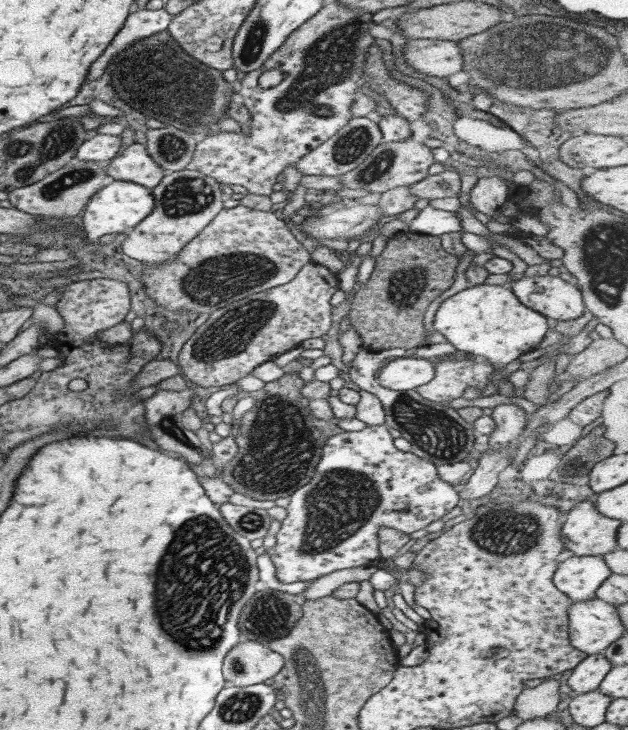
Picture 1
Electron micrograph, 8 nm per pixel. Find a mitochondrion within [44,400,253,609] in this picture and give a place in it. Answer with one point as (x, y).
(170, 425)

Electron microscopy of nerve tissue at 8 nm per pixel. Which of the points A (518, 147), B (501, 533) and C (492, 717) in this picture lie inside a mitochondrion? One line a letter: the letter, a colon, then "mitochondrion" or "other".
A: other
B: mitochondrion
C: other

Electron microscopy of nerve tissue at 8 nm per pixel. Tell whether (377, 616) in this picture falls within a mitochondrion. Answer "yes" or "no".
no

